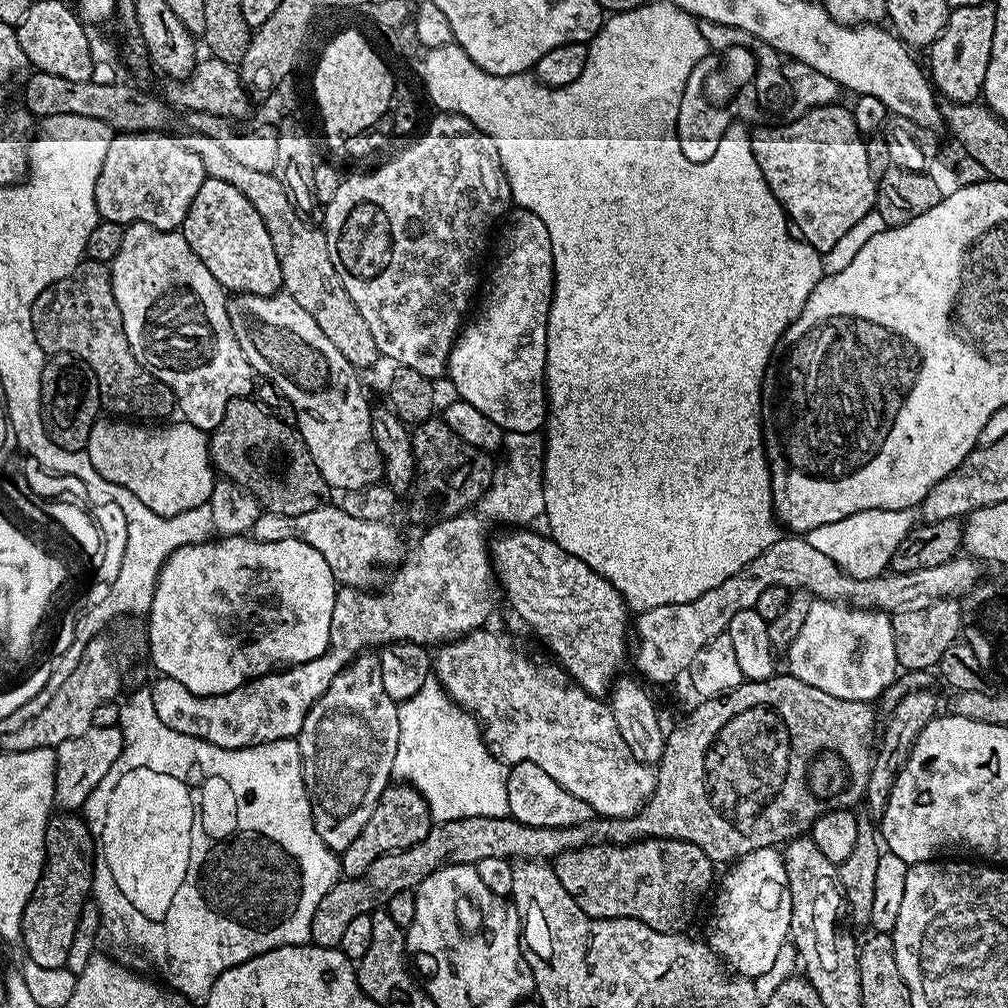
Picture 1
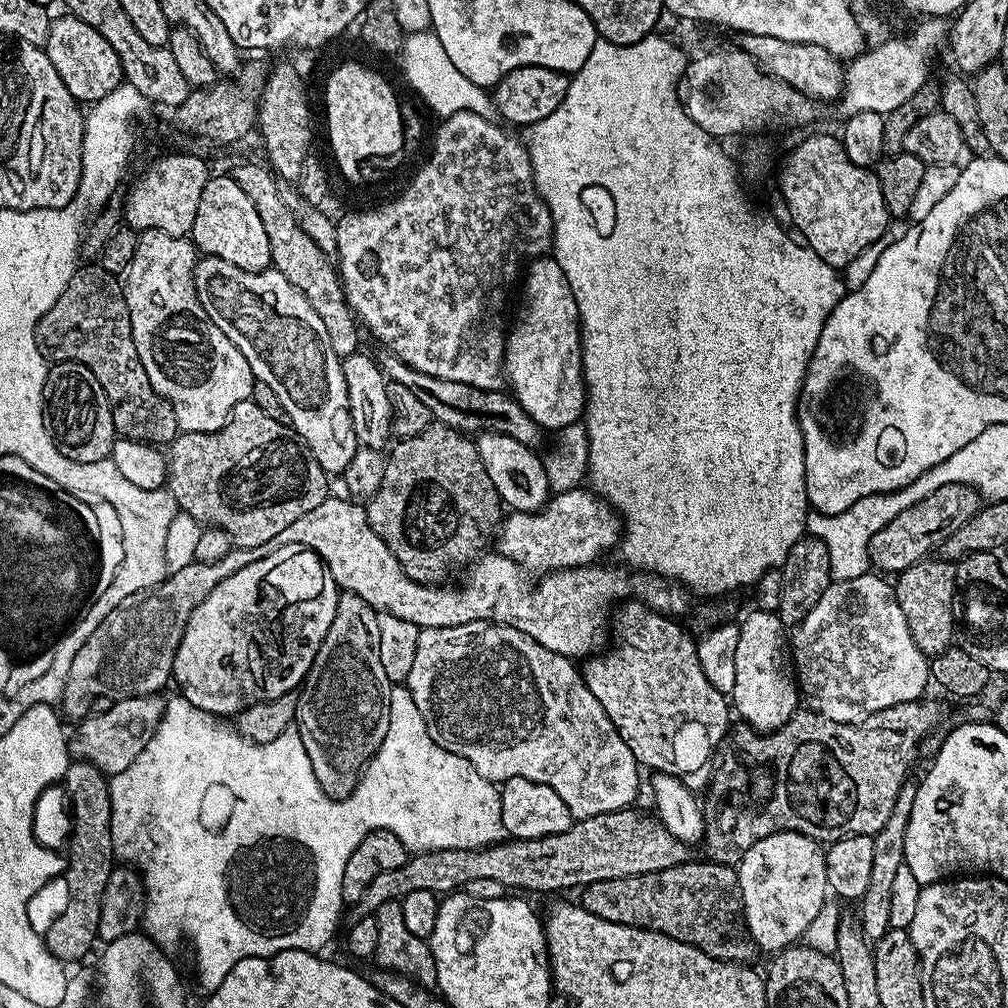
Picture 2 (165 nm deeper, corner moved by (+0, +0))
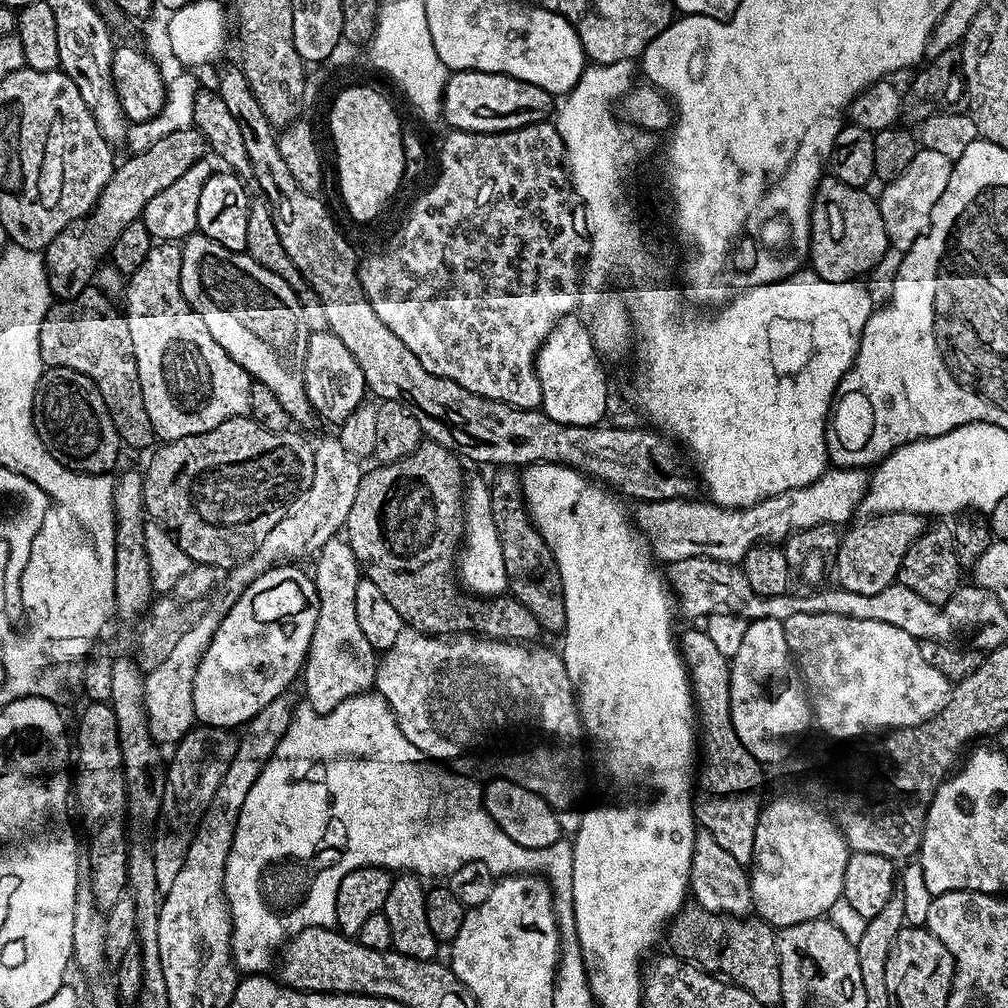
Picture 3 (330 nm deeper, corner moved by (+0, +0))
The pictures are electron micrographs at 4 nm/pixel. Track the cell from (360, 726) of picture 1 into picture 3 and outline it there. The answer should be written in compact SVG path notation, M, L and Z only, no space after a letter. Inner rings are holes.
M333 538L320 547L316 560L316 593L318 594L318 622L314 626L314 634L310 638L308 657L304 660L302 669L302 684L306 702L315 712L329 712L334 710L346 698L358 696L369 691L376 683L376 666L378 653L366 642L366 634L362 634L362 626L358 626L358 610L354 607L354 597L358 591L358 582L362 579L360 564L347 539Z

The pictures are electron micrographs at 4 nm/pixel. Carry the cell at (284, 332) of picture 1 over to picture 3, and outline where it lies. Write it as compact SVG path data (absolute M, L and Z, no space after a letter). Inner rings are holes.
M193 234L183 241L180 253L182 294L198 318L206 322L214 342L245 368L255 383L270 386L293 421L300 422L313 409L304 389L310 325L299 296L247 251L231 252L210 238Z

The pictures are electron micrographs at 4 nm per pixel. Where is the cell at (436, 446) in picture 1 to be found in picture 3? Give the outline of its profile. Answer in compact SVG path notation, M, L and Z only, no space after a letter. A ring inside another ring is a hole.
M421 442L417 448L406 458L402 458L393 464L380 464L361 475L358 482L358 494L354 494L354 506L350 506L350 514L346 525L346 539L348 545L354 550L356 561L360 564L360 571L378 590L382 590L382 595L390 601L390 606L398 610L398 614L404 620L407 627L414 629L415 632L424 632L428 636L459 636L461 634L475 634L477 636L486 636L490 640L511 640L513 642L536 642L539 636L542 636L542 629L539 622L518 602L515 596L511 594L501 594L491 598L481 598L473 596L467 591L462 590L454 575L454 569L458 564L458 549L462 543L462 533L464 531L464 522L462 519L462 480L460 484L460 463L461 457L448 448L443 448L440 444L431 442Z

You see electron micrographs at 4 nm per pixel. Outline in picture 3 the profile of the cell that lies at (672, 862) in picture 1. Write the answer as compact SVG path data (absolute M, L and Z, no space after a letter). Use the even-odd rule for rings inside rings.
M685 906L666 928L666 944L681 960L719 974L728 983L744 988L765 1006L780 1004L782 974L776 949L777 929L759 918L741 918L707 912L699 906Z

